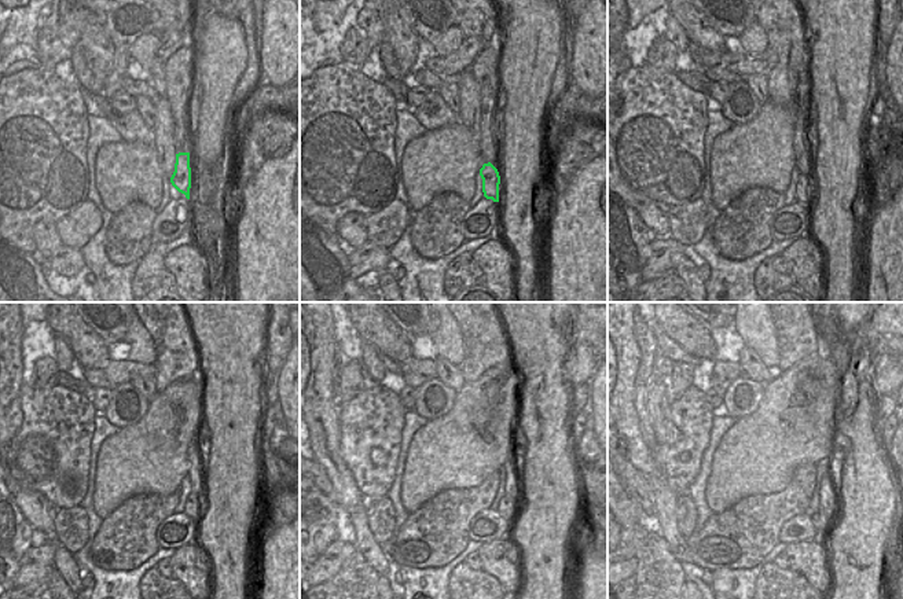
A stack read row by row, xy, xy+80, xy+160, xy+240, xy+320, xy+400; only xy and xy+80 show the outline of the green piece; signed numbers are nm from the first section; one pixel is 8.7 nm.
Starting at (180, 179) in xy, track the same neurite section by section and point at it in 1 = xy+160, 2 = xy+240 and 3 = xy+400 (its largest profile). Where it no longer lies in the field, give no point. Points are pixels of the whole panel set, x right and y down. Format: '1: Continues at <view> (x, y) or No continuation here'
1: Continues at xy+160 (801, 187)
2: Continues at xy+240 (191, 509)
3: Continues at xy+400 (819, 521).

